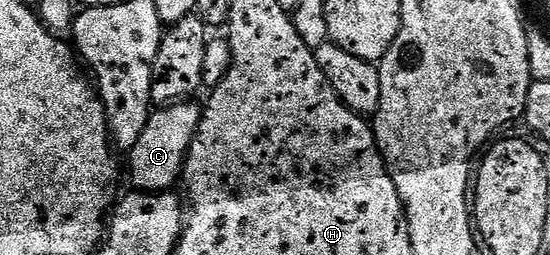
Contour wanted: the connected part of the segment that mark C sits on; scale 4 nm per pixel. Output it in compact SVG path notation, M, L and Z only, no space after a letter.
M191 100L178 101L175 105L157 108L148 114L146 131L138 135L138 143L127 154L126 173L132 176L137 190L142 193L166 193L173 188L172 184L181 180L184 172L184 161L192 146L194 135L200 126L201 106Z

